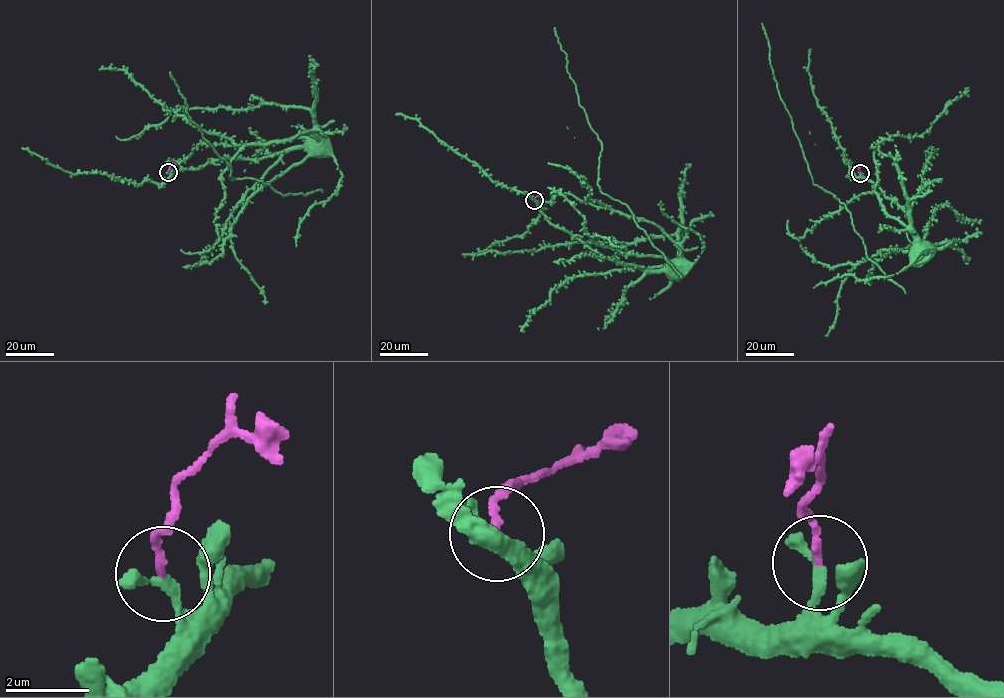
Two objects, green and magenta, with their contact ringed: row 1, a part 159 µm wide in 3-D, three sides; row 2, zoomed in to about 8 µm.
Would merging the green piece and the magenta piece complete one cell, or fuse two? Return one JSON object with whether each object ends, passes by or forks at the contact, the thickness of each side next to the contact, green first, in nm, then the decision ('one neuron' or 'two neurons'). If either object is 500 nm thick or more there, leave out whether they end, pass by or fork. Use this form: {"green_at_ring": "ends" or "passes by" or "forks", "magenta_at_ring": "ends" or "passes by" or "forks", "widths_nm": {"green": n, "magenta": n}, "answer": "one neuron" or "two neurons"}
{"green_at_ring": "ends", "magenta_at_ring": "ends", "widths_nm": {"green": 240, "magenta": 180}, "answer": "two neurons"}

